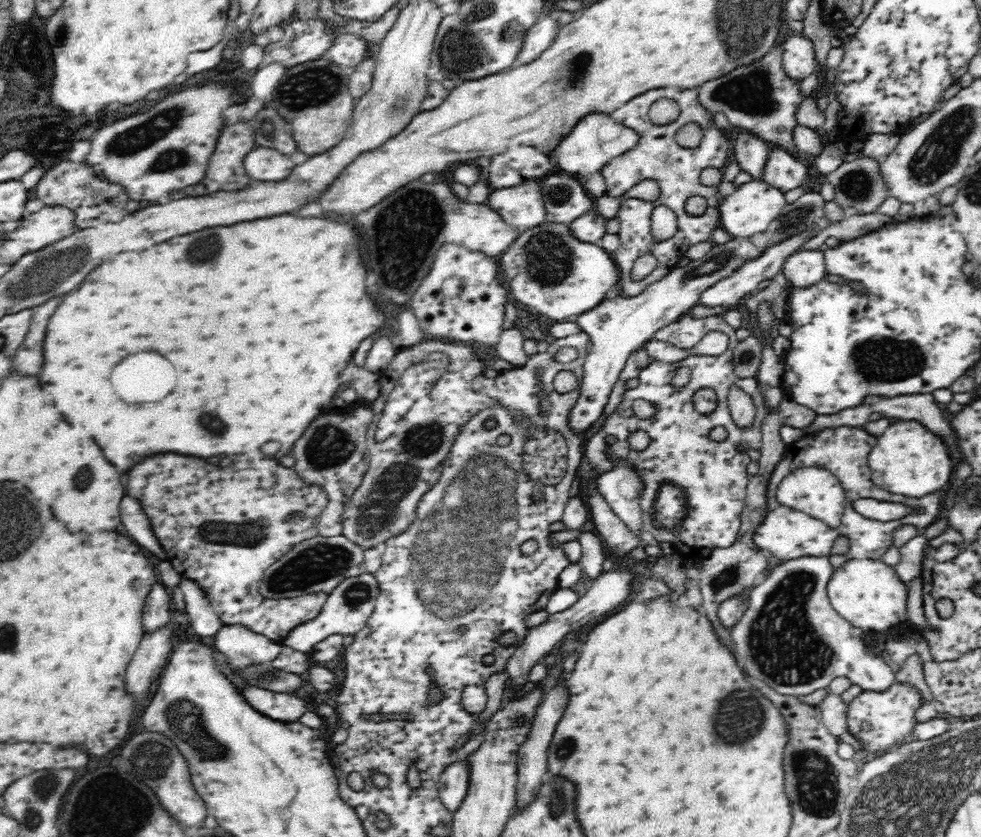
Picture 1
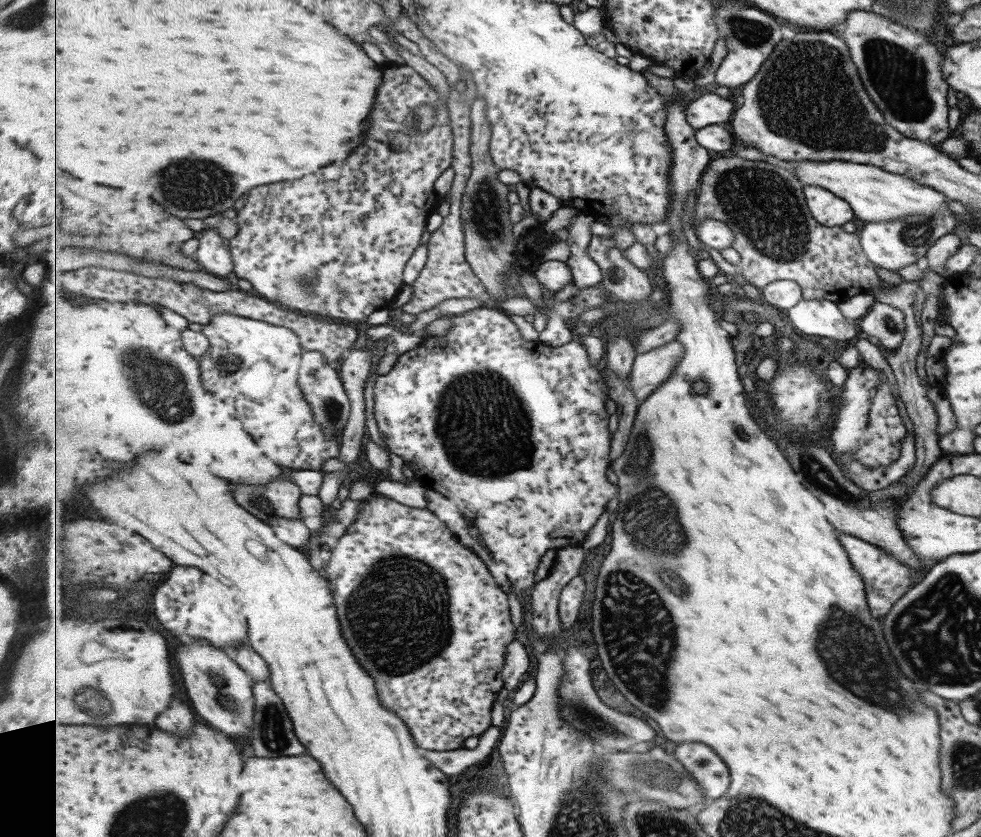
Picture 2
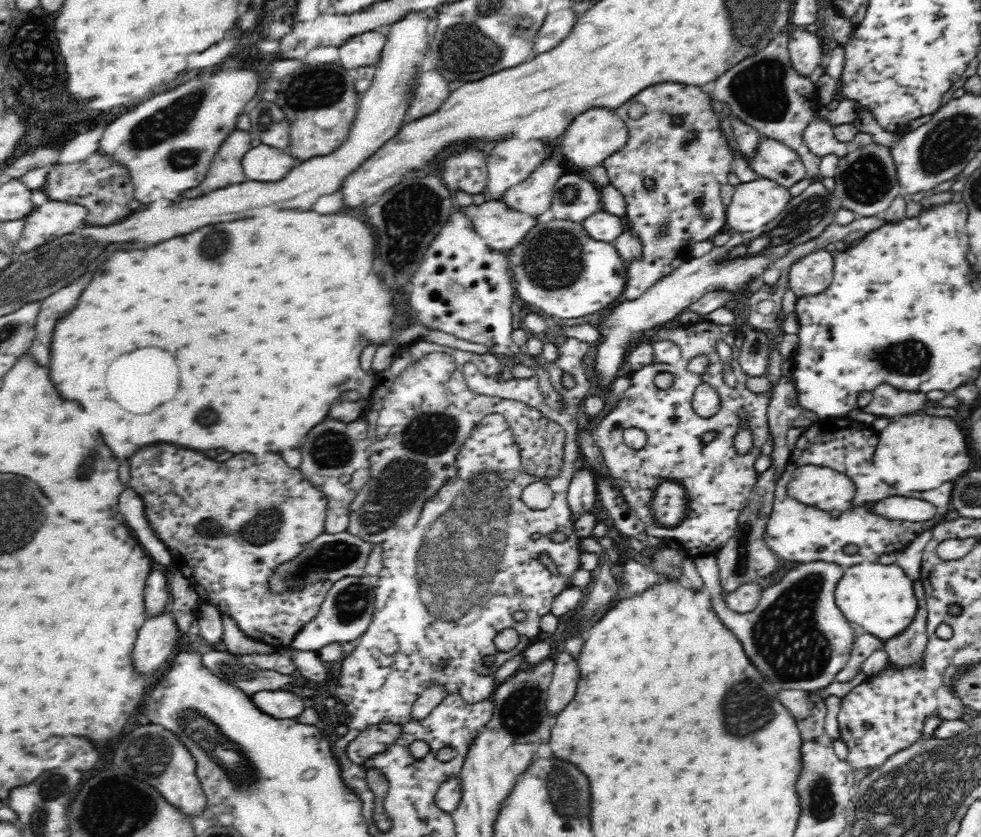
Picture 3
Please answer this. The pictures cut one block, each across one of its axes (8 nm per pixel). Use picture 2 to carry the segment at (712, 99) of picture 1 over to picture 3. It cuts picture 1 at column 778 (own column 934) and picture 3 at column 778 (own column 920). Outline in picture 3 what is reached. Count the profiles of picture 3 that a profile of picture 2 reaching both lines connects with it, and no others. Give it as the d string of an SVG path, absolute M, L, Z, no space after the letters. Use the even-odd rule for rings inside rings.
M778 33L758 54L735 64L726 74L711 82L712 86L706 87L706 90L710 100L728 104L732 116L752 126L761 137L782 141L794 149L804 163L808 180L812 181L819 178L820 157L808 149L802 132L812 121L814 110L817 110L816 85L807 76L794 71L788 54L788 42L788 33Z

